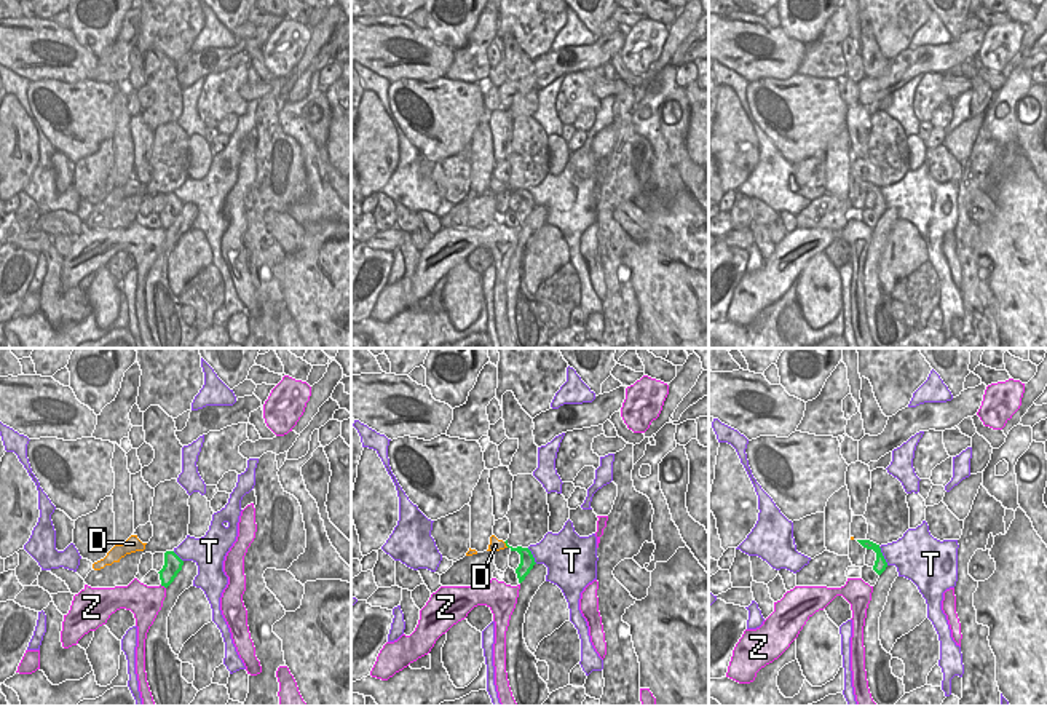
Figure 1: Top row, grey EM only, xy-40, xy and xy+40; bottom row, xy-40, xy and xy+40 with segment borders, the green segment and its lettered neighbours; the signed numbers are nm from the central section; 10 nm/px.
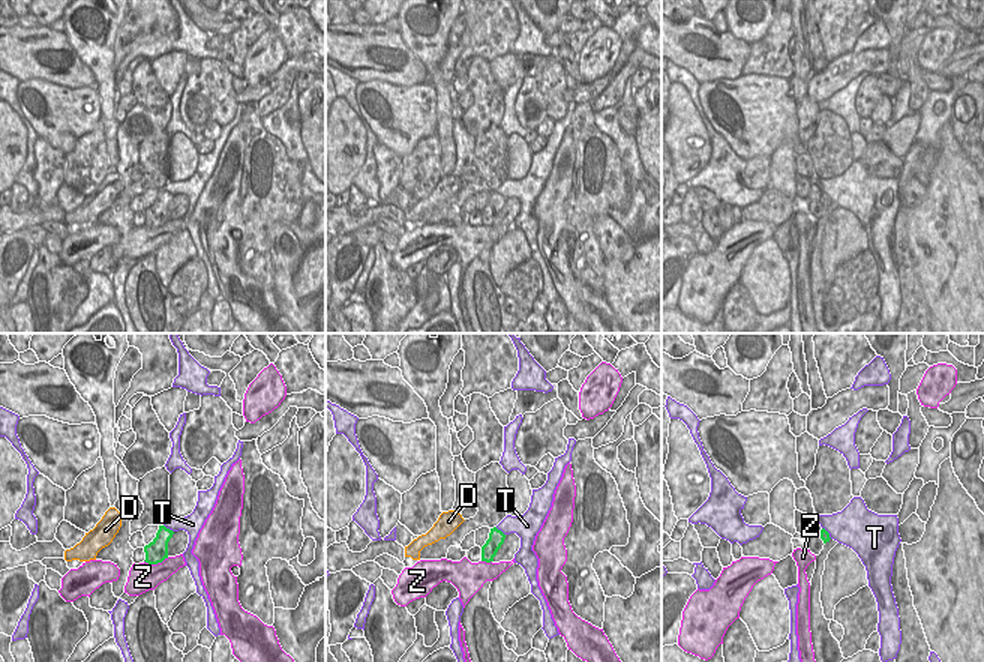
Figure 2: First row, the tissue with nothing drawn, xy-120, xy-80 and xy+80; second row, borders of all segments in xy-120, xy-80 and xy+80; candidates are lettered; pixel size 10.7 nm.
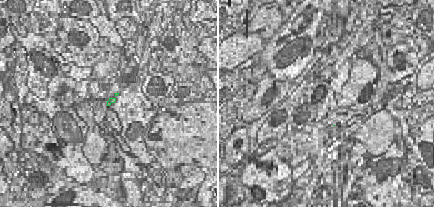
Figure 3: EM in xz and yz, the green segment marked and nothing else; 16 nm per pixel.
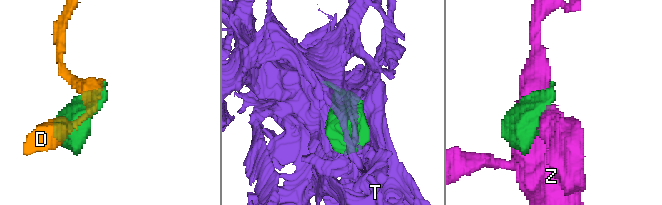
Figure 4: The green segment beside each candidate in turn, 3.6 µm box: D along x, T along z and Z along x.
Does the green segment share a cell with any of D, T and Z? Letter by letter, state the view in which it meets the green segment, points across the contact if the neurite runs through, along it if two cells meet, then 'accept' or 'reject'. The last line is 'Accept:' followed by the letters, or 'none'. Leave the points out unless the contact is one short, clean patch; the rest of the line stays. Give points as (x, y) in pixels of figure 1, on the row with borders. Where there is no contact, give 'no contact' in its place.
D: contact in xy; way xy (527, 558), (517, 548), (506, 545), (495, 545); accept
T: contact in xy+40; reject
Z: contact in xy-40; reject
Accept: D

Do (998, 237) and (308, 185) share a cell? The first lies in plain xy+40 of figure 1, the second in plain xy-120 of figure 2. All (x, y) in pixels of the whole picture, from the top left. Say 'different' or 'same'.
different

